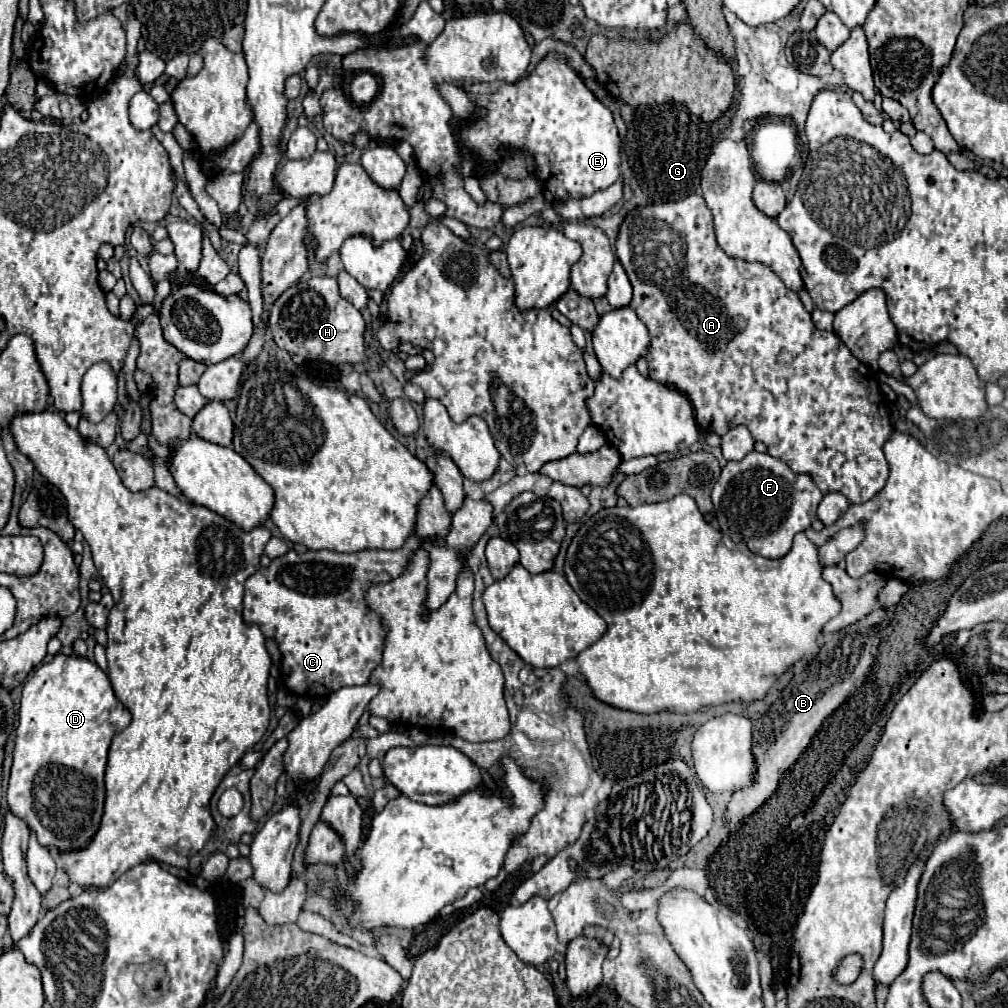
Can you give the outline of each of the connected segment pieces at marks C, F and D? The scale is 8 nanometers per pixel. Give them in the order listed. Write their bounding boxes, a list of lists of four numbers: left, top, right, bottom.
[[243,536,421,698],[711,450,813,558],[7,654,131,850]]

